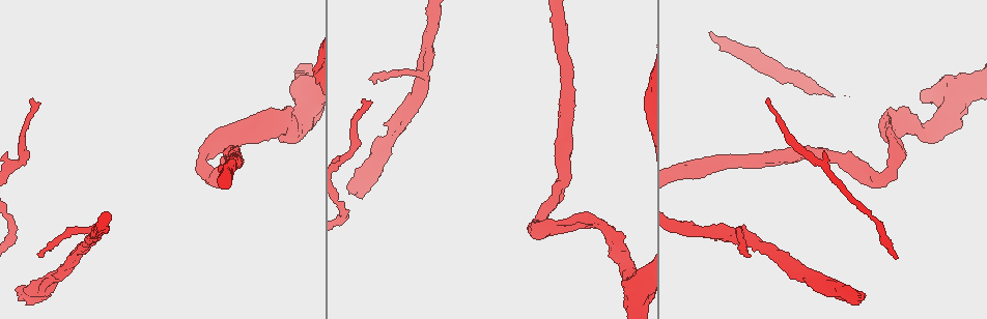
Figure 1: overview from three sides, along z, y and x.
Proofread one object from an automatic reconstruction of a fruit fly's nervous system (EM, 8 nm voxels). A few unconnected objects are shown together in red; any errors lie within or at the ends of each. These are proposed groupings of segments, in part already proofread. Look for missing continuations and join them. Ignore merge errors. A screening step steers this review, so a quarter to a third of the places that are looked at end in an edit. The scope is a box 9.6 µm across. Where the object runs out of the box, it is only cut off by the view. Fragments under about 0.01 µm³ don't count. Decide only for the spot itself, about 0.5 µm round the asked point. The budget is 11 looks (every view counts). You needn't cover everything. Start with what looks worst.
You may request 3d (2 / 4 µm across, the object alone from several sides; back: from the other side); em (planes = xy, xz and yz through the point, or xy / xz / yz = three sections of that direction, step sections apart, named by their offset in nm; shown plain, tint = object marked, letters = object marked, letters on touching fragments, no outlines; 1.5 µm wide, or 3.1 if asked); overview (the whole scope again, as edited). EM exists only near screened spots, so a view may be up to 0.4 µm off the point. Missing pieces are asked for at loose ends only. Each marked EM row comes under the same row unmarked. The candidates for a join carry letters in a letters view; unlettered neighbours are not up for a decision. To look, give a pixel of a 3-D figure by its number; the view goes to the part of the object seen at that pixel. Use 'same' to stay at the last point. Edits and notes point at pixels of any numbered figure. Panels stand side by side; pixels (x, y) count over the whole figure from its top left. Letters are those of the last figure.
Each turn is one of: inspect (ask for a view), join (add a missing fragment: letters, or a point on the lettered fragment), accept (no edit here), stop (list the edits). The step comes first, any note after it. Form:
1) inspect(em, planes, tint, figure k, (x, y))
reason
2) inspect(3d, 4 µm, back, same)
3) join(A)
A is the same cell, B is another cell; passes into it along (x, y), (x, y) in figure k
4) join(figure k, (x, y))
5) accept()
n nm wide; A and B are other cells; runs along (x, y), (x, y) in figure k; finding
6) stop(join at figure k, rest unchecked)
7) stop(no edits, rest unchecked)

inspect(3d, 4 µm, figure 1, (43, 256))
free end

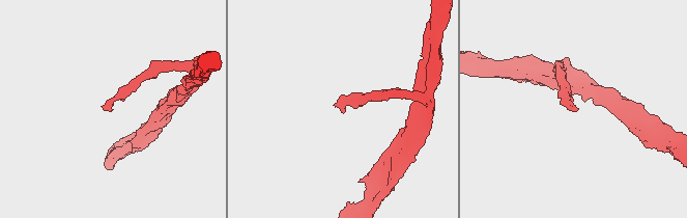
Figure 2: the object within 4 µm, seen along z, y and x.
inspect(em, yz, step 8, tint, figure 2, (578, 109))

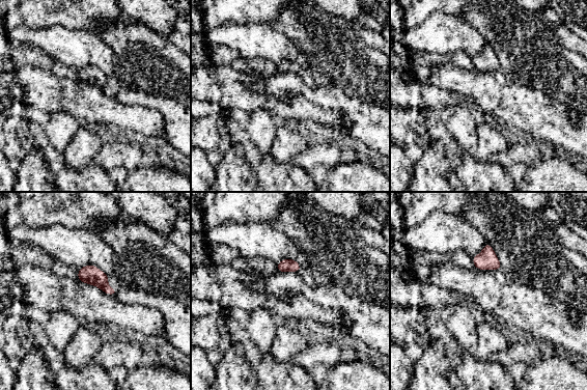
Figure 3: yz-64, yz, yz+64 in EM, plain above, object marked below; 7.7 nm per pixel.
inspect(em, planes, letters, same)

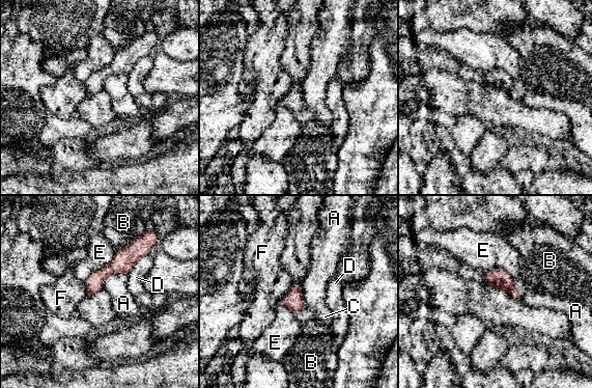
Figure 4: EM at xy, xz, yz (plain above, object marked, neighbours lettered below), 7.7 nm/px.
accept()
E touches over 340 nm; A, B, C, D, E and F are other cells; runs along (133, 249), (89, 292) in figure 4; none of them fits

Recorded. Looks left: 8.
inspect(em, 3.1 µm, yz, step 8, letters, figure 1, (17, 288))
an open end

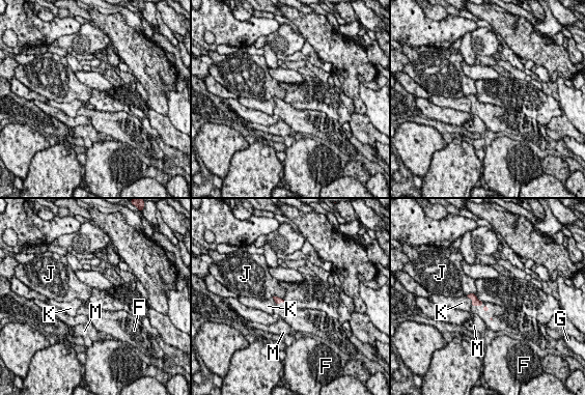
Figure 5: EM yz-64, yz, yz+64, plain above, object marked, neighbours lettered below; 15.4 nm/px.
inspect(em, 3.1 µm, planes, letters, same)

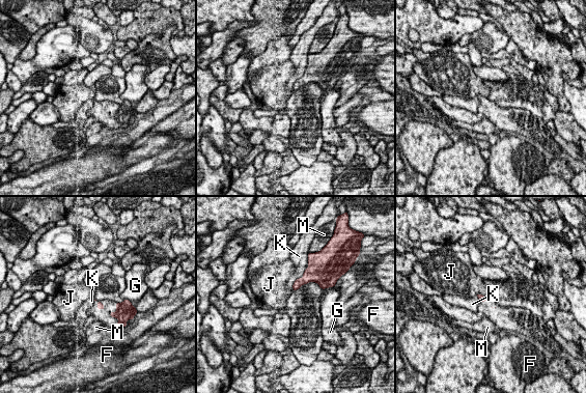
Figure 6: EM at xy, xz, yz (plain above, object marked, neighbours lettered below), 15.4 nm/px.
accept()
F, G, J, K and M are other cells; border along (475, 295), (481, 293), (486, 297) in figure 6; none of them fits

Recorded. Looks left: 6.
inspect(em, planes, letters, figure 1, (366, 100))
an open end

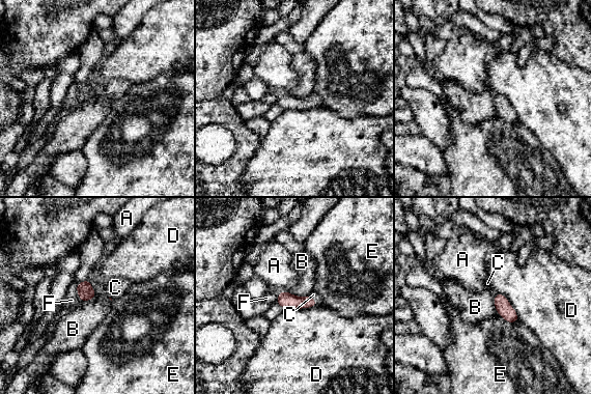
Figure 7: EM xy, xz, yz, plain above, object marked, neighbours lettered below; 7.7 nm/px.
join(C)
120 nm wide; C is the same cell, A, B, D, E and F are other cells; passes into it along (287, 301), (313, 300), (313, 294) in figure 7; the neuron continues

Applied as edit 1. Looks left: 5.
inspect(overview)
see it whole again

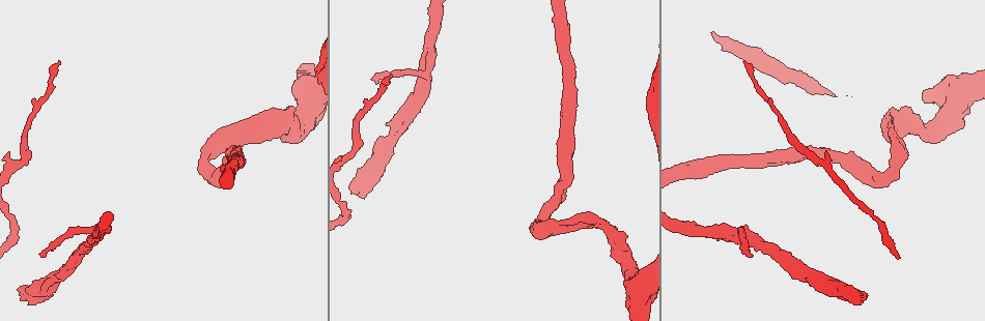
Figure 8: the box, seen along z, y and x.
inspect(em, xz, step 8, letters, figure 8, (593, 219))
branch stops here

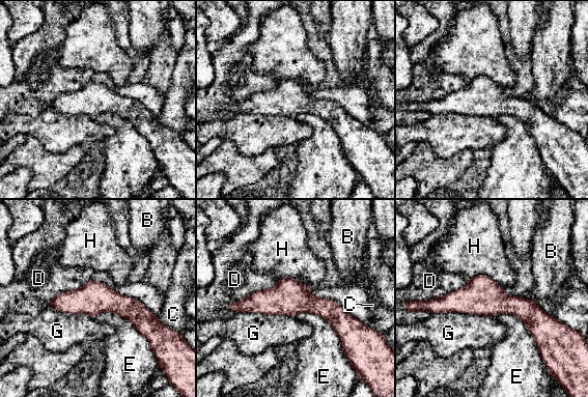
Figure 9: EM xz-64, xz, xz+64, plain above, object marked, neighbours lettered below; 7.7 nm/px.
accept()
260 nm wide; B, C, D, E, G and H are other cells; runs along (234, 308), (309, 303), (353, 322) in figure 9; no lettered fragment goes on from it

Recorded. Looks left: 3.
stop(join at figure 7, rest unchecked)

